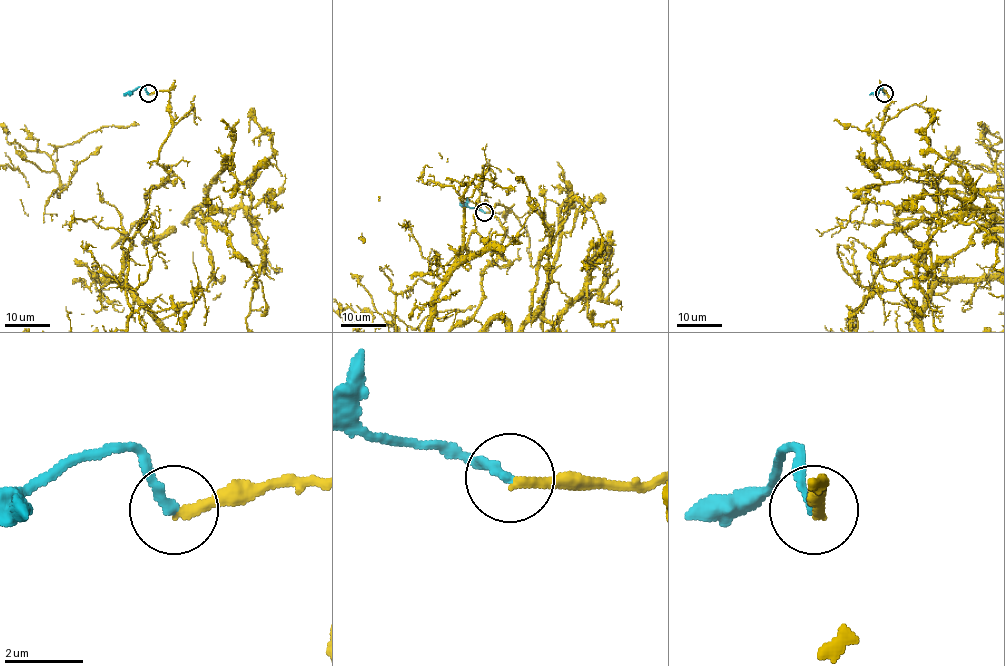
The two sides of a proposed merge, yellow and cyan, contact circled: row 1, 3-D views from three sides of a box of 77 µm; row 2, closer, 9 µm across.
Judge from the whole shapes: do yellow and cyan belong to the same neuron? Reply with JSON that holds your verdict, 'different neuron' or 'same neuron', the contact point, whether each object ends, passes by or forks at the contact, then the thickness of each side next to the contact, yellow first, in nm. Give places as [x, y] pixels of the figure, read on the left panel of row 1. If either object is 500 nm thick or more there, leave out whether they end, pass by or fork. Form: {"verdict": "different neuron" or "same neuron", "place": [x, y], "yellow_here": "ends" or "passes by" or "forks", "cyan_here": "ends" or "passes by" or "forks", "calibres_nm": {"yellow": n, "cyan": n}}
{"verdict": "same neuron", "place": [148, 93], "yellow_here": "ends", "cyan_here": "ends", "calibres_nm": {"yellow": 280, "cyan": 240}}

